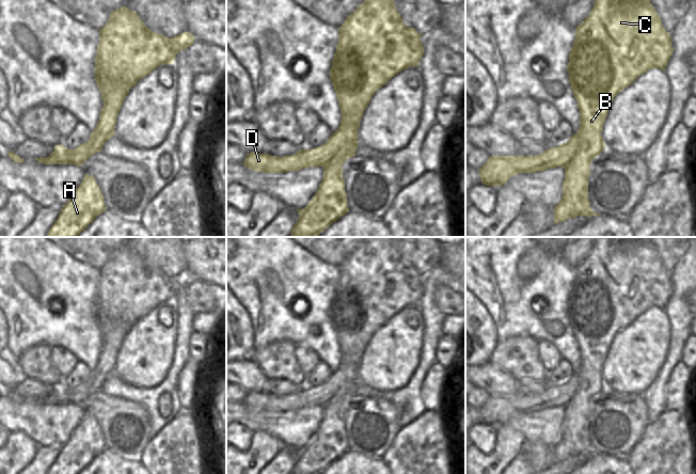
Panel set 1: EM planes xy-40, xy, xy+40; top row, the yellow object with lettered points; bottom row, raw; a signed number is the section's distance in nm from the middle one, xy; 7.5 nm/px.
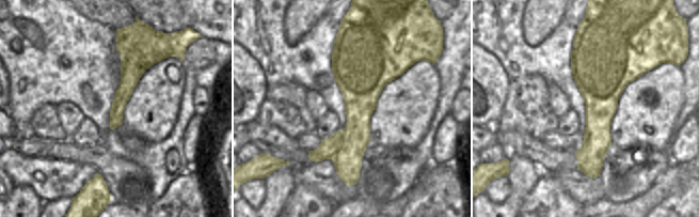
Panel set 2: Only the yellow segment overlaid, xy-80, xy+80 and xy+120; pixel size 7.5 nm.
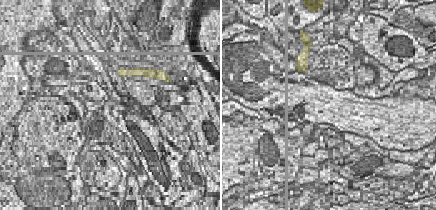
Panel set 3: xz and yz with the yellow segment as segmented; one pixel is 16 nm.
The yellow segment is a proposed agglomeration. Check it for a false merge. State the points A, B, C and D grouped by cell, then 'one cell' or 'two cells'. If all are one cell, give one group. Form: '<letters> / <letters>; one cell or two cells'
A B C / D; two cells

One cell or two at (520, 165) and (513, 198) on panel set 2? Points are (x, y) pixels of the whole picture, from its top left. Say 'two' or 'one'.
one

